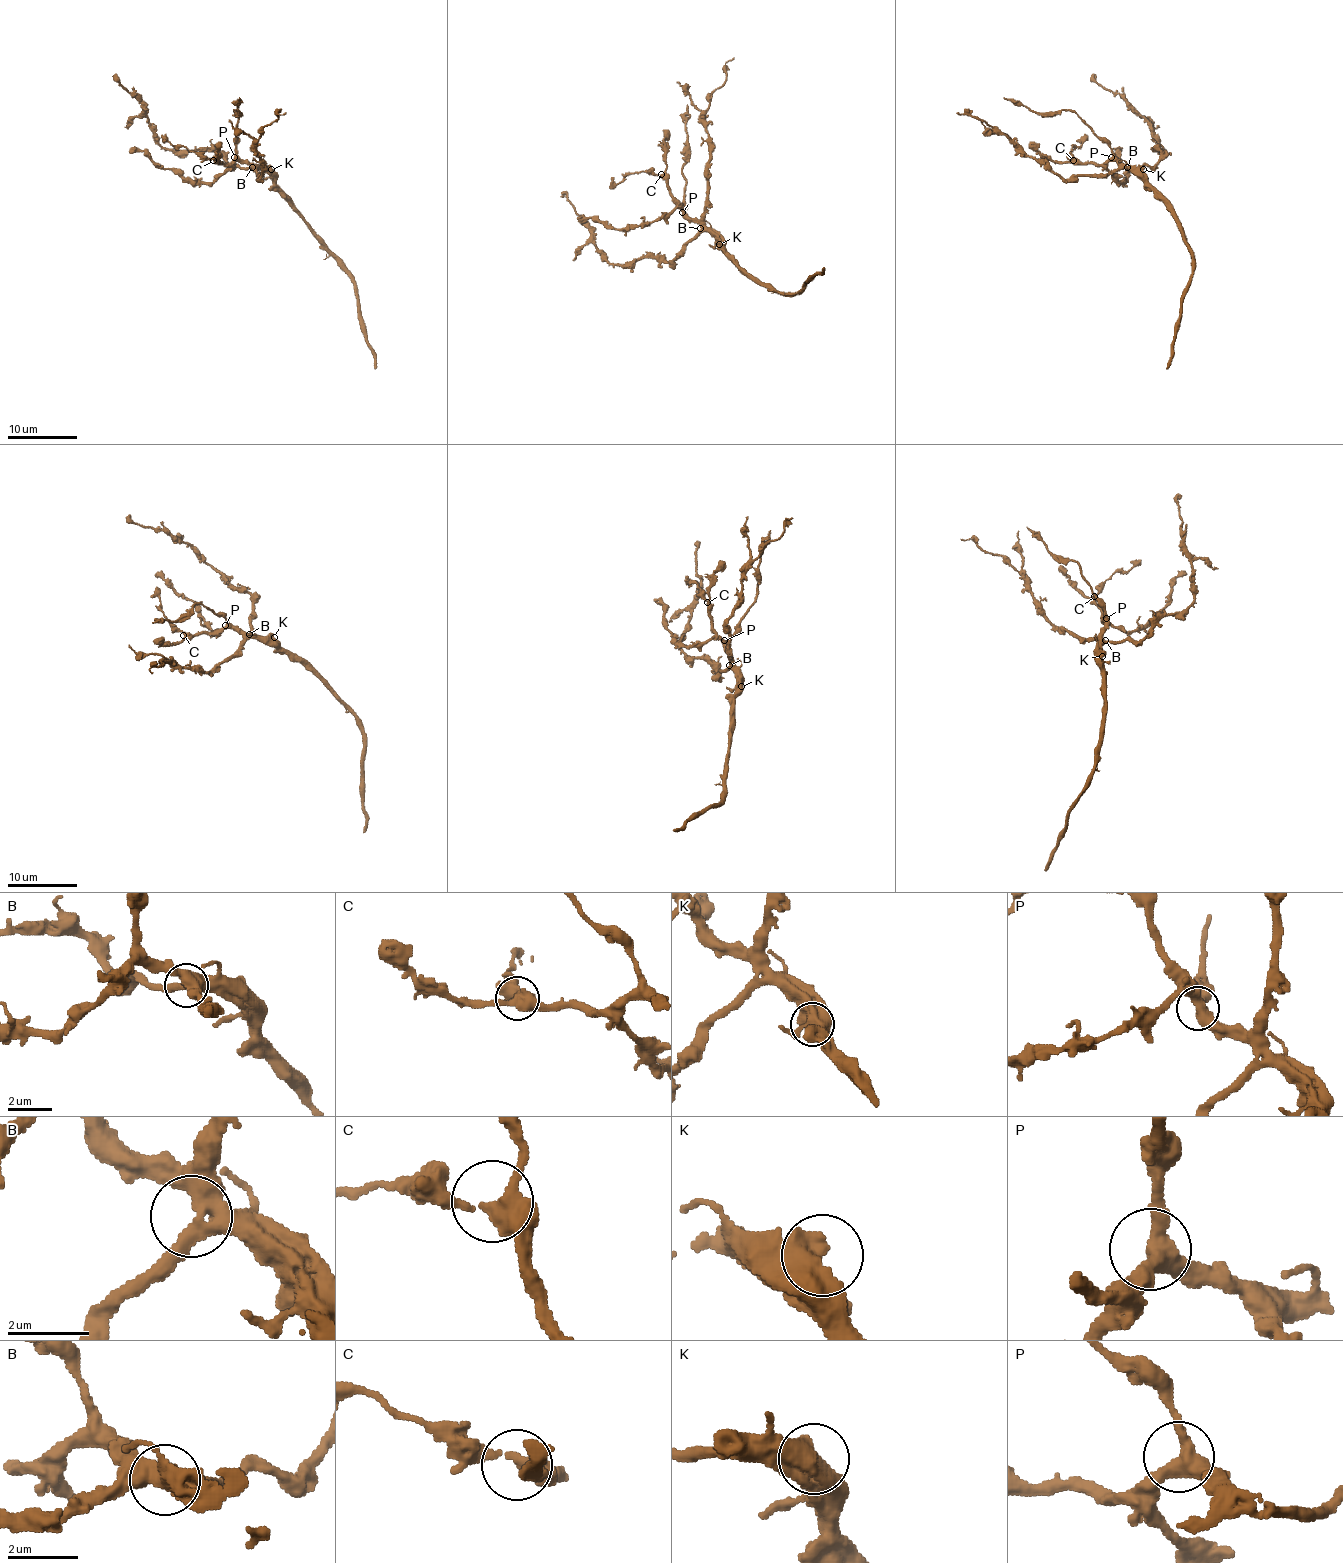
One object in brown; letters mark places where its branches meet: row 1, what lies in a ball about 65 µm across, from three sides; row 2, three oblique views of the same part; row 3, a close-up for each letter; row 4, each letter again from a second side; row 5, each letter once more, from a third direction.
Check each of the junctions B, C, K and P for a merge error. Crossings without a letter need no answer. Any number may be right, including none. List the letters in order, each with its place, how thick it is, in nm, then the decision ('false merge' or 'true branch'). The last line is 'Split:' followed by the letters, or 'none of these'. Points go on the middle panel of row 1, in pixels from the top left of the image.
B: place (700, 228); calibre 420 nm; true branch
C: place (661, 174); calibre 400 nm; true branch
K: place (719, 244); calibre 650 nm; true branch
P: place (682, 212); calibre 400 nm; true branch
Split: none of these

